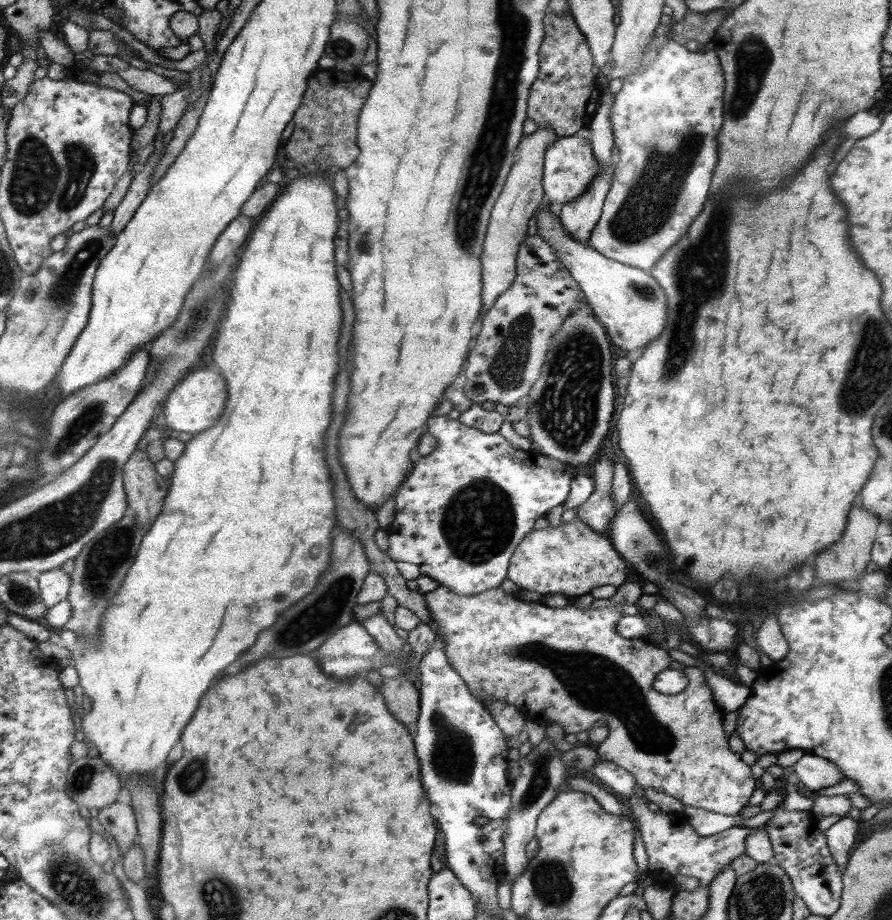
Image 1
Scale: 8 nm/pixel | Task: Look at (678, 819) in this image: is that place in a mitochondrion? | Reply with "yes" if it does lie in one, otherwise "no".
no

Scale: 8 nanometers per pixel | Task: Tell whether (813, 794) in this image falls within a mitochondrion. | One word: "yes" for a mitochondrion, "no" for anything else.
no

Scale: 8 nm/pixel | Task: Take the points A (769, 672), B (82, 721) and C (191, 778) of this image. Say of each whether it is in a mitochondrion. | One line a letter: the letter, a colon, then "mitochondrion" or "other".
A: other
B: other
C: mitochondrion

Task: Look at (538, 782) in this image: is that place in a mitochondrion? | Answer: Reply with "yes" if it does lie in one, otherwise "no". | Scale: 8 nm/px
yes

